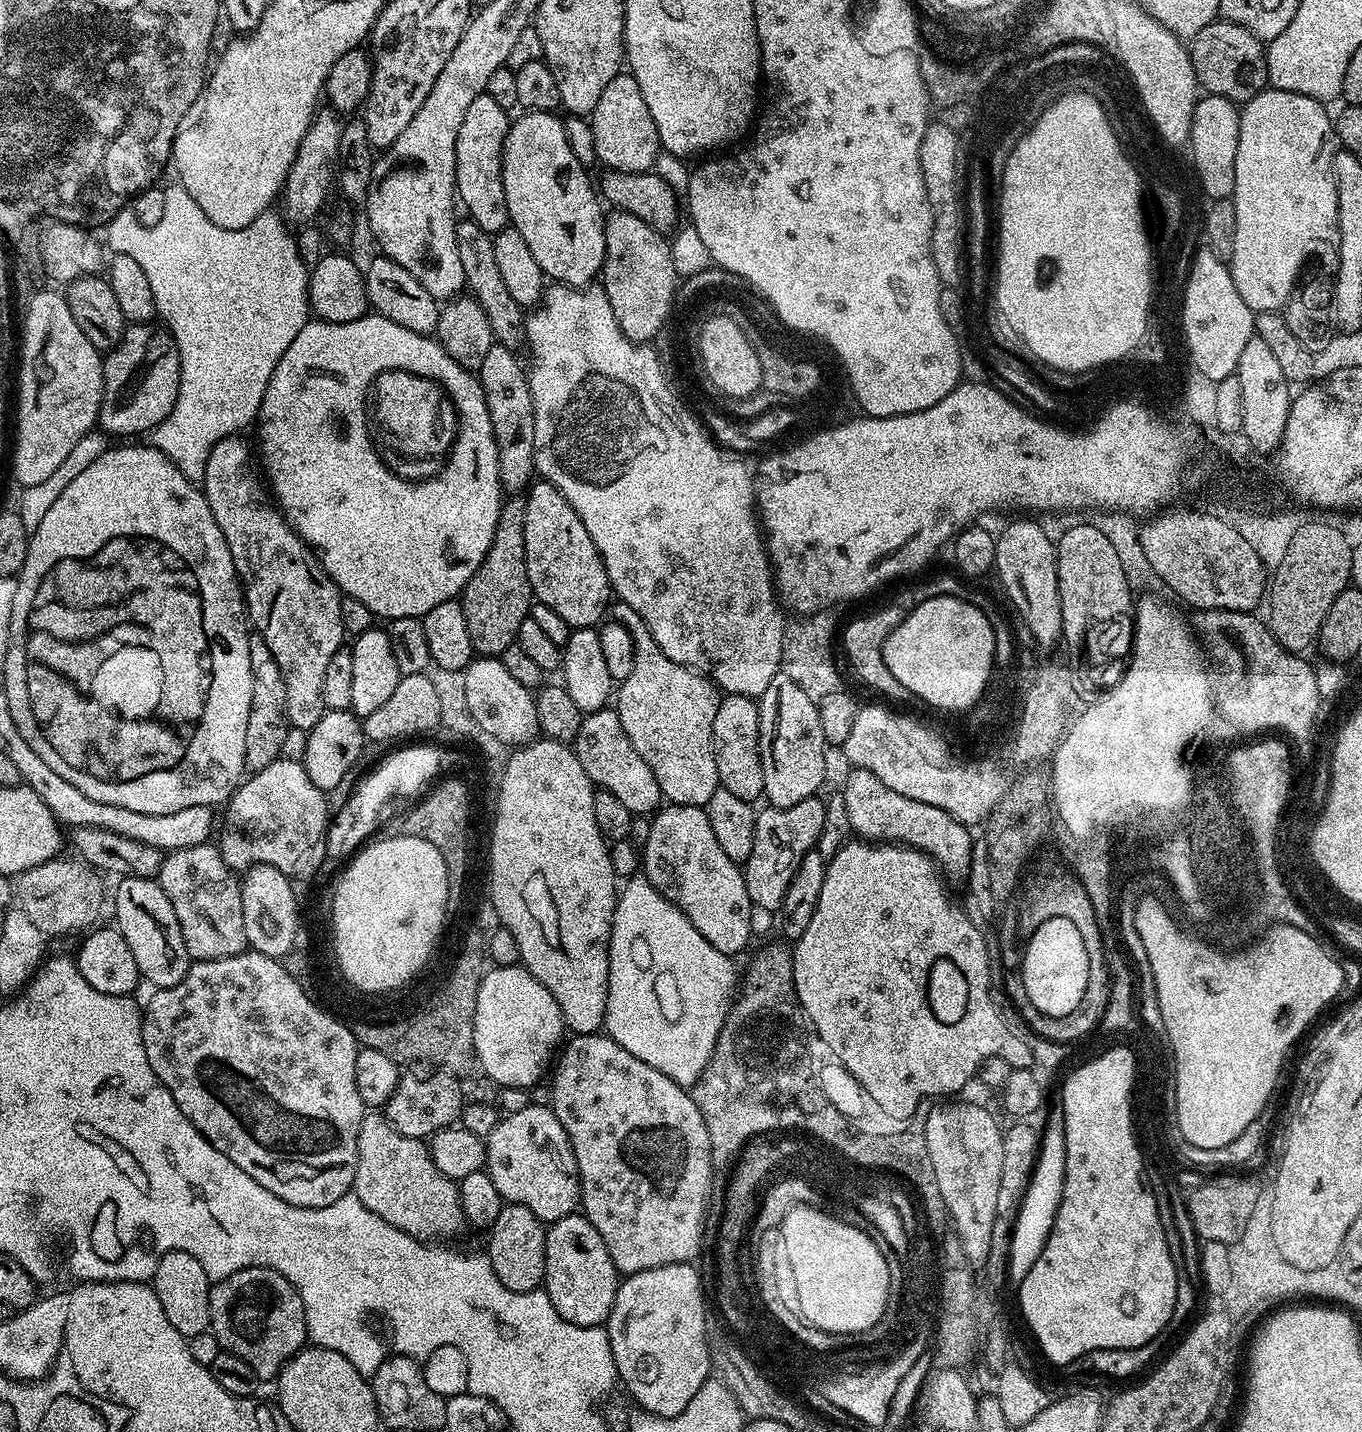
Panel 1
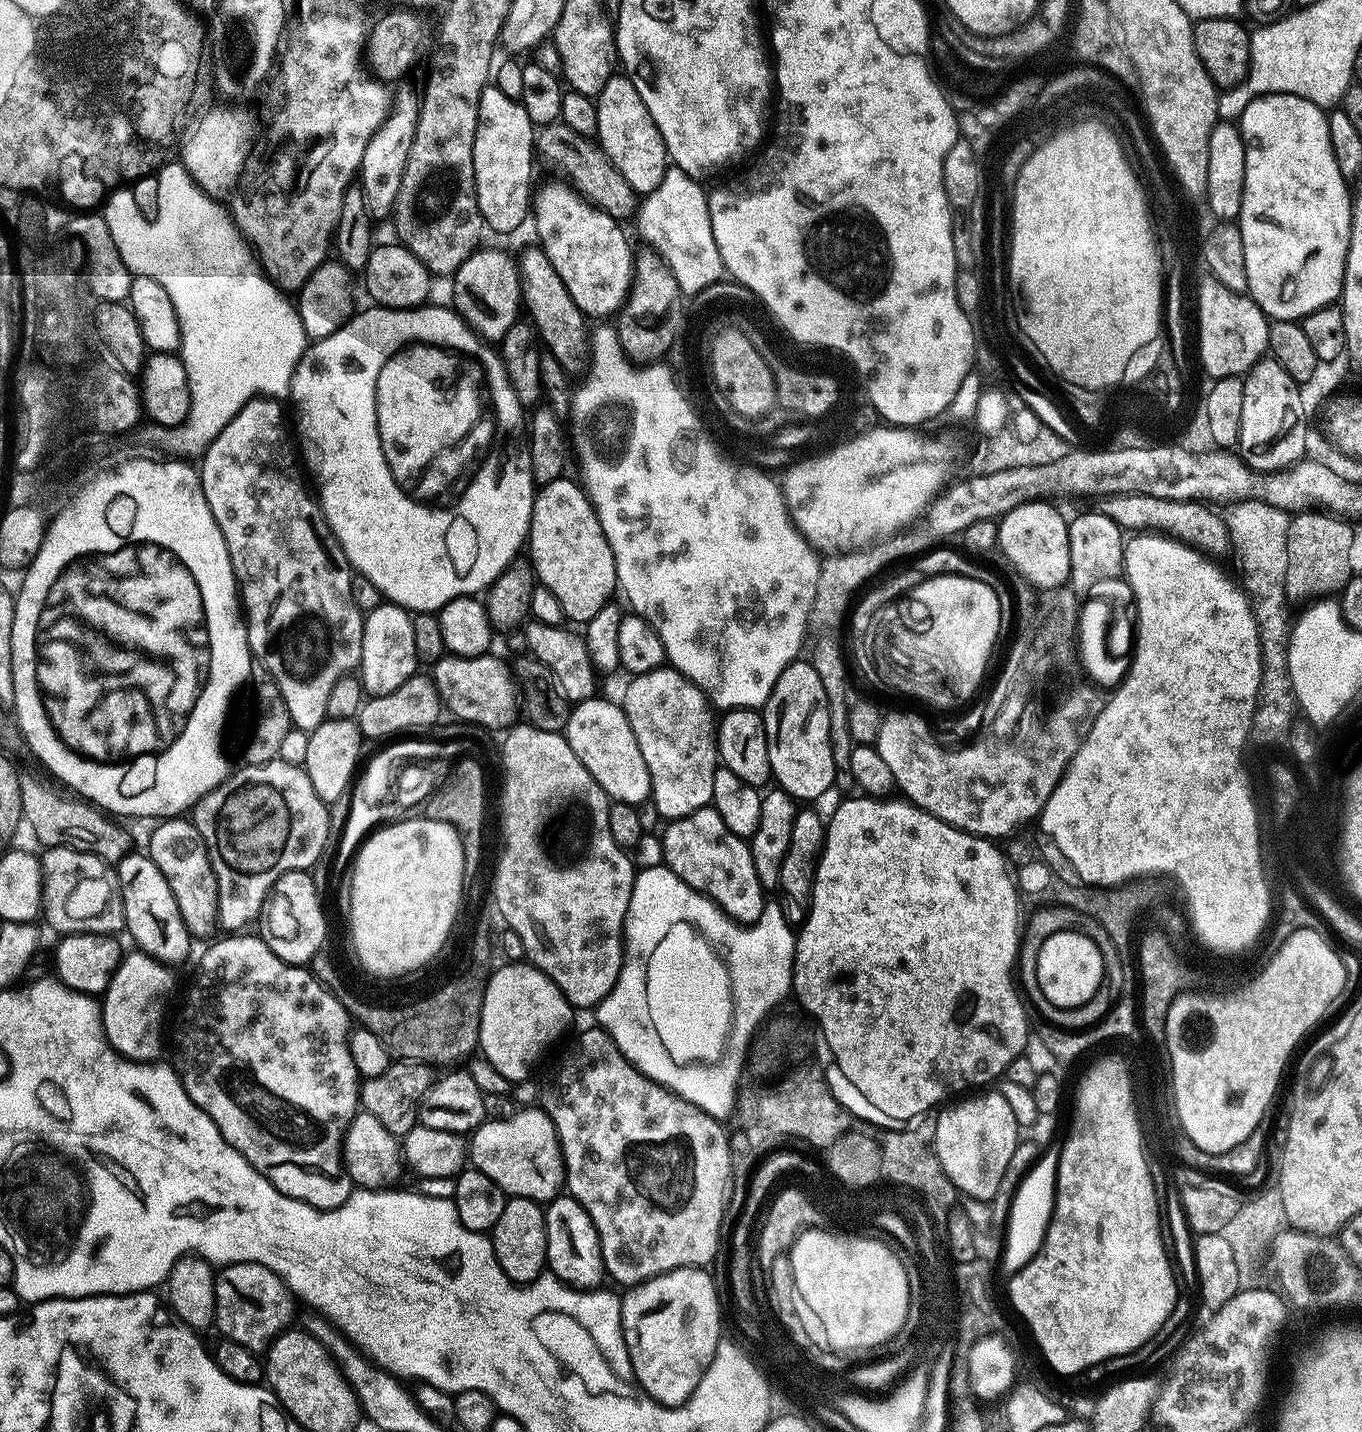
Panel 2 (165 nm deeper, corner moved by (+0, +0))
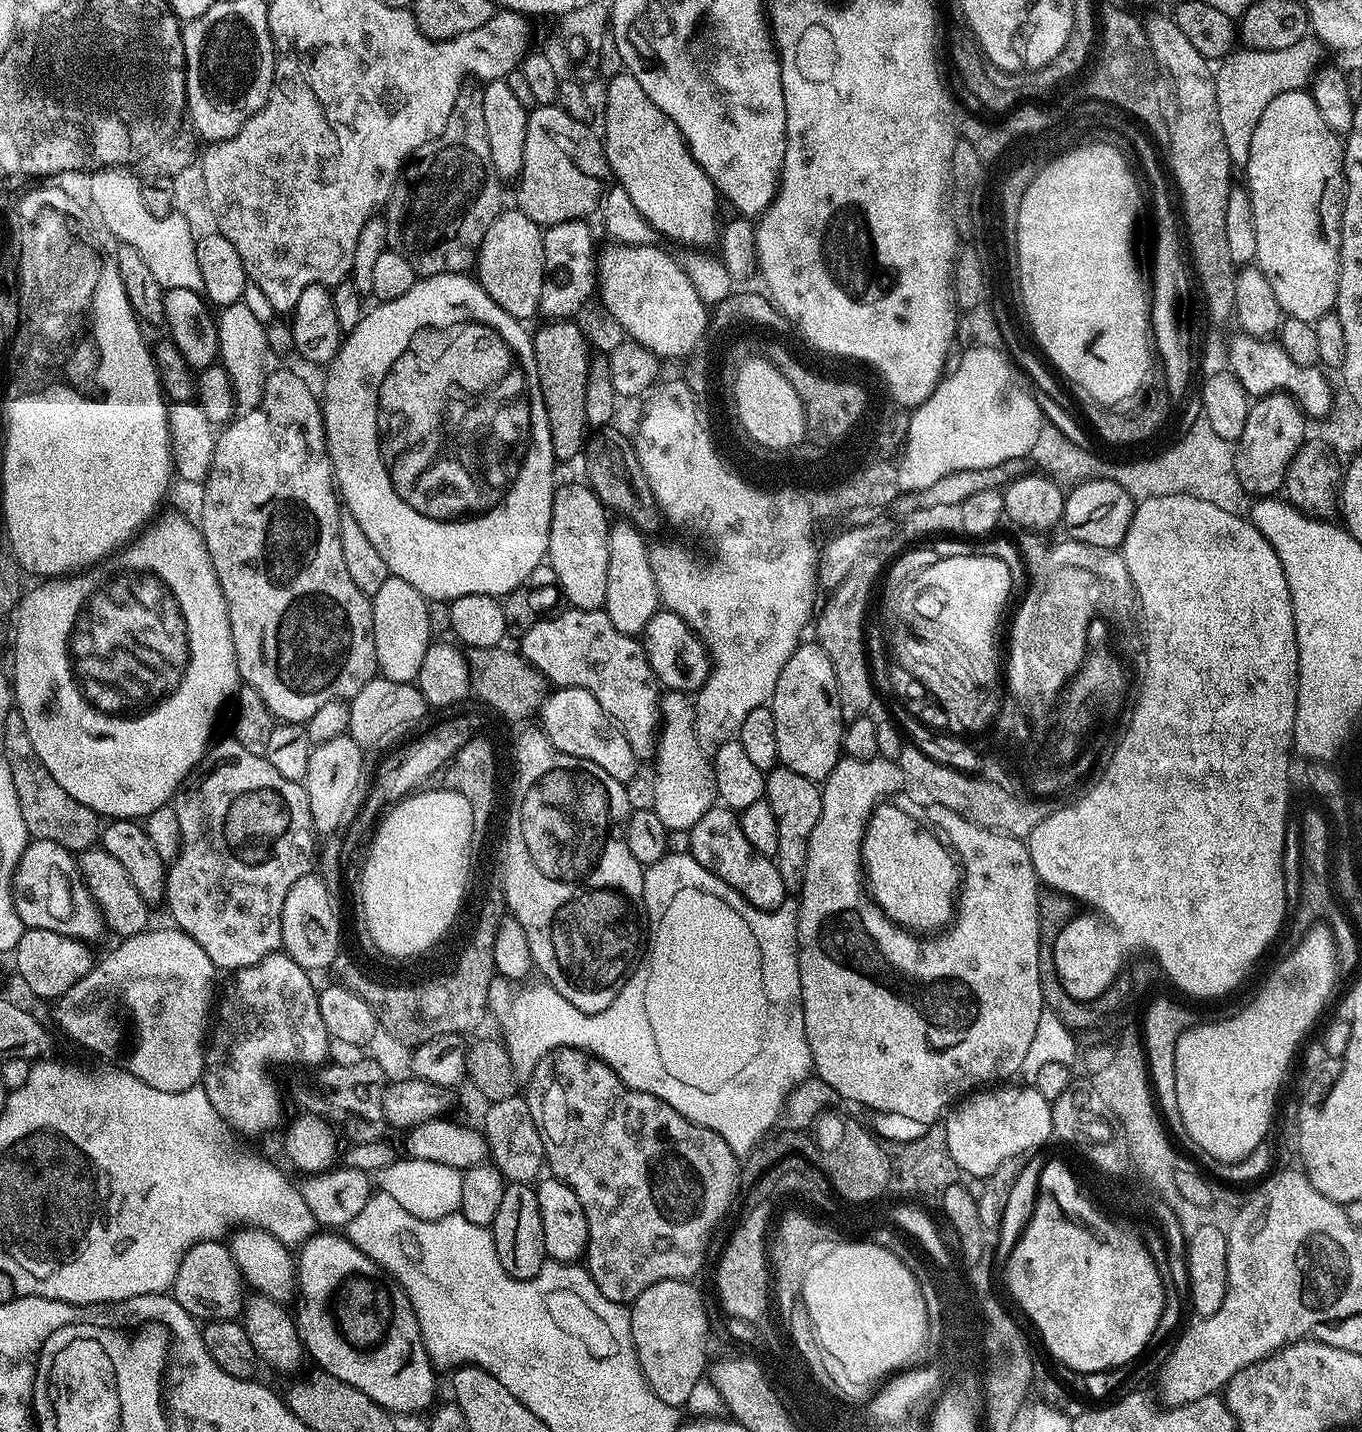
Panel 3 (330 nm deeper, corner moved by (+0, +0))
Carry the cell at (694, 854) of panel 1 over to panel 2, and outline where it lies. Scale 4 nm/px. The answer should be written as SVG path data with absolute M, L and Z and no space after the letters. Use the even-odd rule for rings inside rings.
M711 806L694 810L694 814L671 821L667 827L662 832L664 864L691 888L709 896L737 924L755 925L766 911L766 889L760 884L758 870L754 870L749 841L734 834Z

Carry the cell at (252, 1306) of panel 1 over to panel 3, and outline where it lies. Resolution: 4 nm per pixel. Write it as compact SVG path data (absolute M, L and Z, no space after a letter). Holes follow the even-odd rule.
M204 1240L200 1244L194 1245L185 1254L170 1289L172 1299L178 1302L178 1306L182 1306L182 1310L186 1310L193 1318L199 1318L204 1322L237 1319L243 1313L246 1303L244 1292L246 1293L246 1285L243 1278L240 1277L240 1271L232 1257L231 1247L218 1240Z

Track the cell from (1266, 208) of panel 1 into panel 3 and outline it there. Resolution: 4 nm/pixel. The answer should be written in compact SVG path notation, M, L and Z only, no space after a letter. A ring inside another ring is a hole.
M1307 91L1278 94L1272 98L1266 110L1262 110L1262 118L1258 118L1258 126L1254 126L1254 138L1250 138L1250 154L1246 171L1248 171L1248 181L1246 181L1248 196L1252 199L1254 206L1254 234L1258 241L1255 263L1262 270L1262 274L1266 274L1266 282L1270 282L1270 290L1274 290L1274 298L1278 300L1278 306L1285 317L1293 316L1315 322L1318 318L1322 318L1322 314L1333 311L1336 306L1340 281L1340 213L1344 207L1346 181L1341 137L1334 130L1330 130L1330 126L1326 126L1322 114L1318 114L1318 106L1314 98Z

